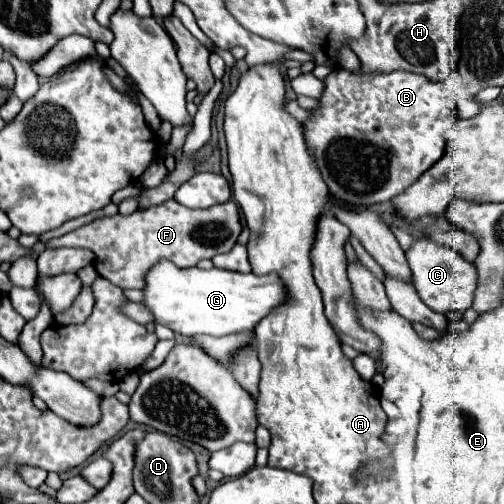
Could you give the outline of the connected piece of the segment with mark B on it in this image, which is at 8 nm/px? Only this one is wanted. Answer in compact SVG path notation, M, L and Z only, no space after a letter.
M336 69L324 79L324 93L318 107L308 111L302 133L330 195L352 207L366 207L390 201L436 163L446 153L446 145L458 141L460 131L456 130L456 121L458 125L460 119L456 105L442 93L442 83L434 83L424 75L408 71L358 73Z

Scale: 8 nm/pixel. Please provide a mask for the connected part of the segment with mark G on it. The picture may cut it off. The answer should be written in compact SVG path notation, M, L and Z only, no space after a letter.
M158 261L154 269L148 269L148 275L144 275L144 301L142 305L152 313L154 323L164 325L180 335L214 335L222 337L228 333L244 333L252 331L254 325L266 317L276 305L284 301L284 285L276 275L254 275L254 273L236 273L236 271L224 271L224 269L180 269L172 265L172 261Z

